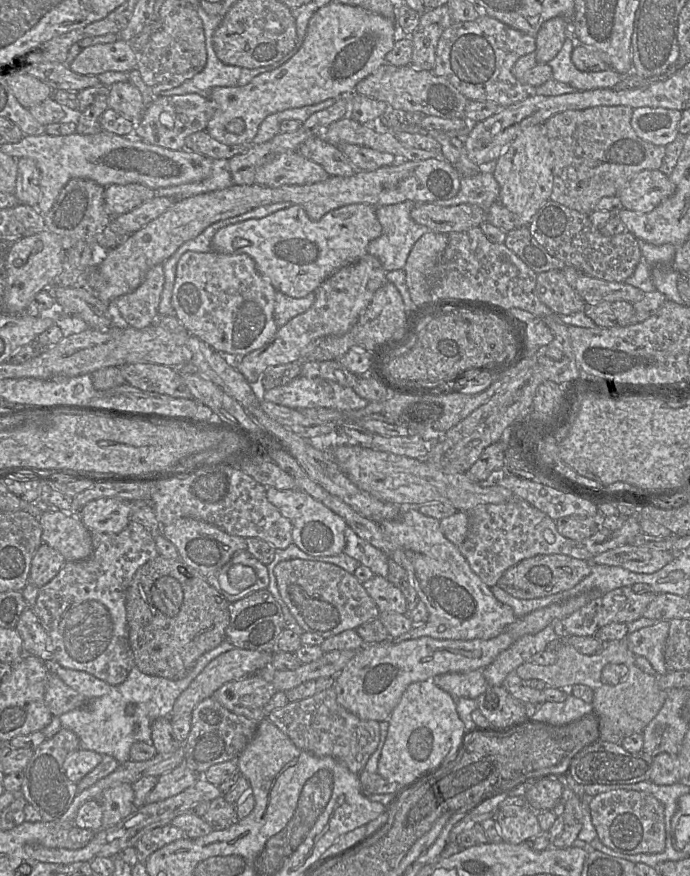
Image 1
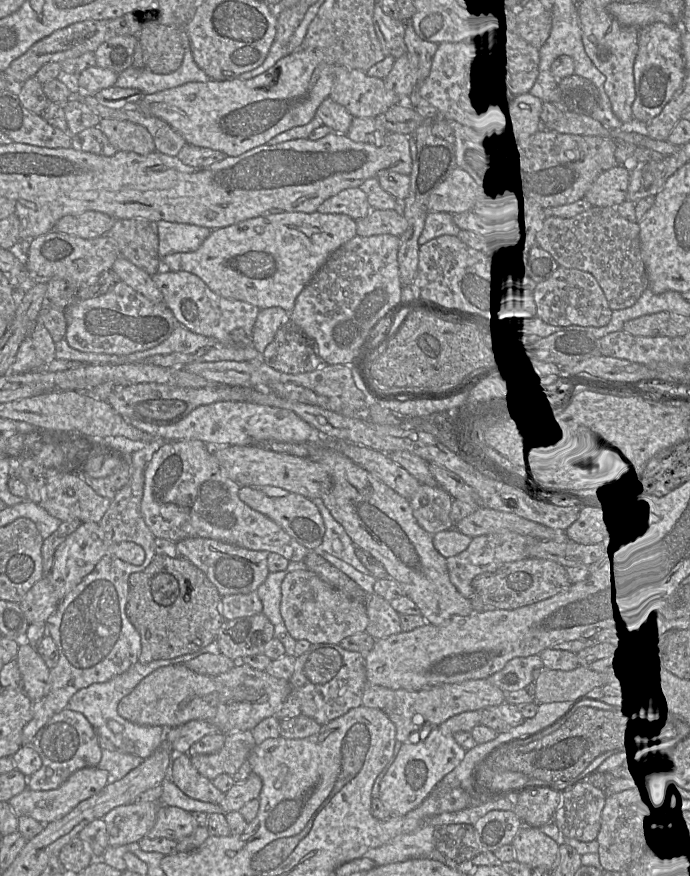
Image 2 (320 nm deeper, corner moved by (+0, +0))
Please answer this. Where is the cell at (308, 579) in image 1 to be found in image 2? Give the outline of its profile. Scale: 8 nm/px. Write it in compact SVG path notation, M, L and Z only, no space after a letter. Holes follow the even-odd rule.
M309 570L287 573L281 584L281 594L281 616L296 641L340 644L346 637L366 632L369 624L366 603L348 597Z

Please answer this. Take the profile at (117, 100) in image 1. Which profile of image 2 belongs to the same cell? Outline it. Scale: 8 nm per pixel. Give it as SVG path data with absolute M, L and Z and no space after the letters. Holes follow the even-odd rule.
M102 118L98 124L117 151L147 155L156 151L153 137L142 125L130 121Z

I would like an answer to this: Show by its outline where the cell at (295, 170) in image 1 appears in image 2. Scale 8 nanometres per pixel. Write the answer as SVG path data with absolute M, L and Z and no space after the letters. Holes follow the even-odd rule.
M359 187L348 188L325 200L319 207L320 213L345 214L354 220L365 218L373 208L367 195Z

